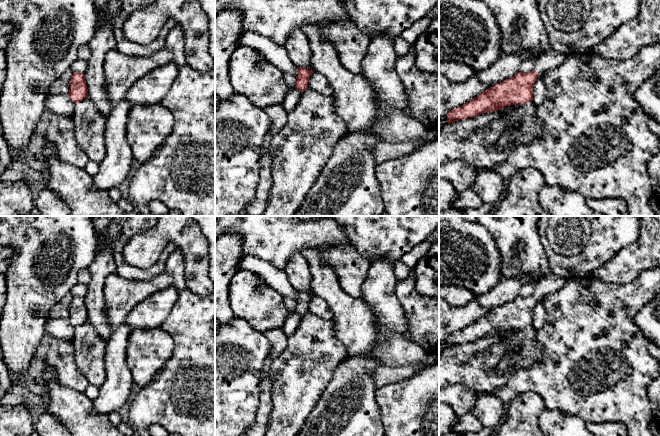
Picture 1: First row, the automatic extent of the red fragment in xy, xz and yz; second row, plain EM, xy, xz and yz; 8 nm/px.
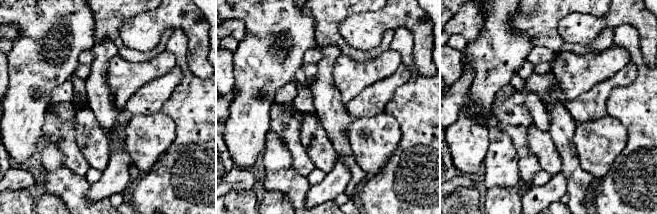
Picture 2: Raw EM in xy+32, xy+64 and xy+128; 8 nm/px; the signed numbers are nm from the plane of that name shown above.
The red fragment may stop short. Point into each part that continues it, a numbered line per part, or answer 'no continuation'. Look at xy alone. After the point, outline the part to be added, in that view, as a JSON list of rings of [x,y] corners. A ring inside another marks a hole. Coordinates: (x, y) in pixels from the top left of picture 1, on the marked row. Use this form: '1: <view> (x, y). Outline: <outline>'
no continuation

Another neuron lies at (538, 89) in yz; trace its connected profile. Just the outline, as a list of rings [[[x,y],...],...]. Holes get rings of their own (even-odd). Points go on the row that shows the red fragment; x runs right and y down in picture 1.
[[[539,75],[533,86],[533,100],[534,105],[540,106],[545,99],[545,87],[542,75]]]

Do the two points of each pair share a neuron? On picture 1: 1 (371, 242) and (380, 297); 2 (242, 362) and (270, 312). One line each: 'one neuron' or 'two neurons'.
1: two neurons
2: two neurons

